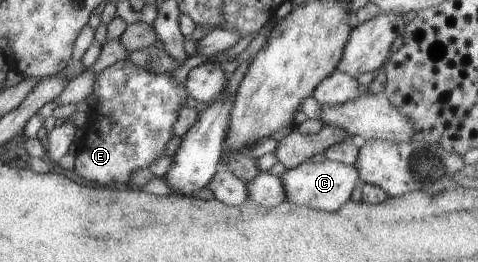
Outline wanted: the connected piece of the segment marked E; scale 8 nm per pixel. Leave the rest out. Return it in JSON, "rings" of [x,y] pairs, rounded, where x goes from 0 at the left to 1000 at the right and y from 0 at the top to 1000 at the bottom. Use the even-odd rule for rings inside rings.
{"rings":[[[262,221],[199,279],[188,363],[203,389],[190,405],[186,427],[172,439],[169,481],[178,500],[153,584],[157,607],[151,649],[174,695],[220,714],[257,714],[287,641],[310,641],[320,611],[341,588],[345,550],[362,515],[358,496],[362,466],[370,458],[370,427],[383,408],[391,366],[387,332],[374,321],[358,279],[324,282],[282,252]]]}

